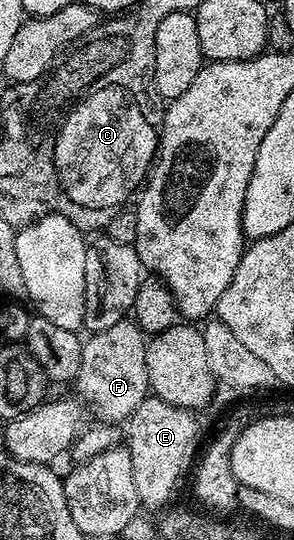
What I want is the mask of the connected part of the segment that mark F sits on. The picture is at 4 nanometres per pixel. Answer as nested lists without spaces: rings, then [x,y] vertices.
[[[125,316],[118,324],[110,324],[110,328],[89,333],[87,337],[82,348],[82,368],[78,368],[74,383],[75,393],[90,410],[92,405],[99,421],[123,423],[132,417],[134,408],[138,408],[150,394],[146,372],[146,335],[135,320]]]

